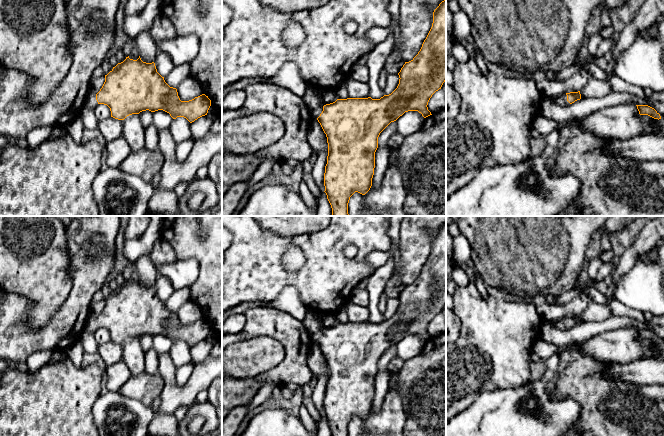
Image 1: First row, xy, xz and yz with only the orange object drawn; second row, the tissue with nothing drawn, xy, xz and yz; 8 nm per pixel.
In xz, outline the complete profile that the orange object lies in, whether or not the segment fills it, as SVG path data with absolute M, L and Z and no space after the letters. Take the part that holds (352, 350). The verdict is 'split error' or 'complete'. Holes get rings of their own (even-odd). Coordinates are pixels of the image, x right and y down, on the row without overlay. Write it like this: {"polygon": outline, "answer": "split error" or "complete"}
{"polygon": "M446 224L433 236L432 251L418 278L405 286L399 299L397 312L380 323L347 322L323 329L318 322L319 312L308 308L302 321L313 343L317 343L327 361L328 380L324 397L324 410L332 436L348 436L350 421L358 416L365 419L372 410L375 376L380 357L408 335L418 335L424 342L432 339L428 326L446 305Z", "answer": "split error"}

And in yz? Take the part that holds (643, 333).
{"polygon": "M636 329L640 339L648 339L654 343L661 343L660 338L648 329Z", "answer": "complete"}

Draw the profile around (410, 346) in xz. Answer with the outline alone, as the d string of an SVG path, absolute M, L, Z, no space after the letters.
M408 335L397 344L397 356L404 362L422 352L425 342L418 335Z

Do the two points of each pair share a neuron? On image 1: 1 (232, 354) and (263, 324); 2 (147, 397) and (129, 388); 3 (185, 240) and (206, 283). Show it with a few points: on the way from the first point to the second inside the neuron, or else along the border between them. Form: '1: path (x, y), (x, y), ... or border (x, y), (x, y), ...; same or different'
1: border (271, 336), (255, 336), (232, 344); different
2: path (143, 393), (138, 388), (133, 388); same
3: path (196, 251), (206, 261), (206, 272); same

